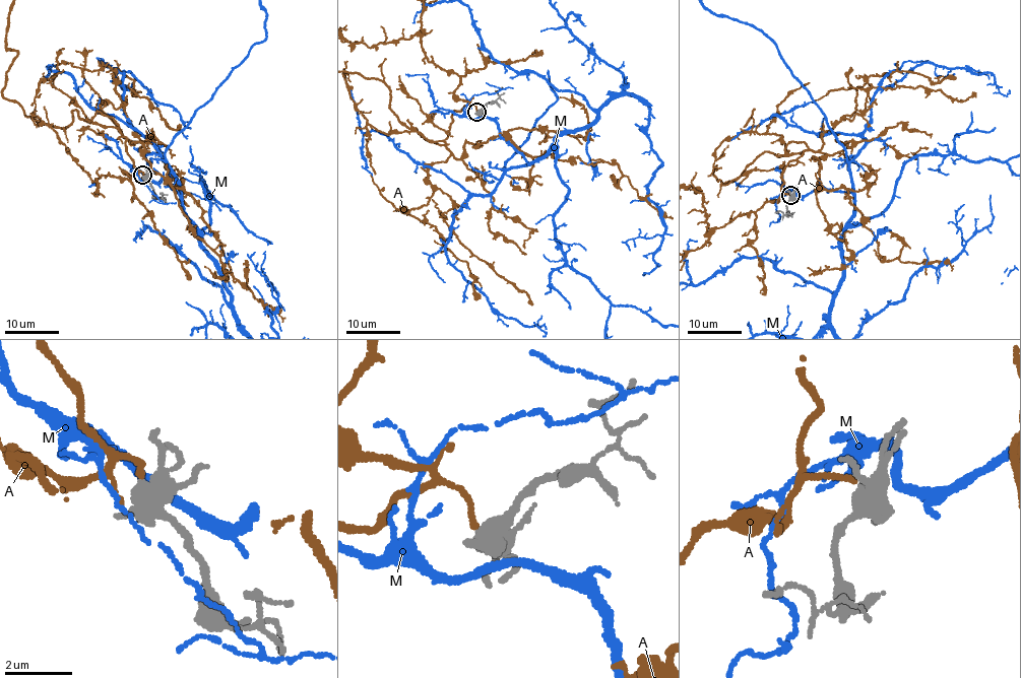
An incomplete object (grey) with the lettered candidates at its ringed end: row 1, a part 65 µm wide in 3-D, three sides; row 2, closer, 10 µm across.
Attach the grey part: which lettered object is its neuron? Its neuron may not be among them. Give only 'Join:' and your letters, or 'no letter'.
Join: A

